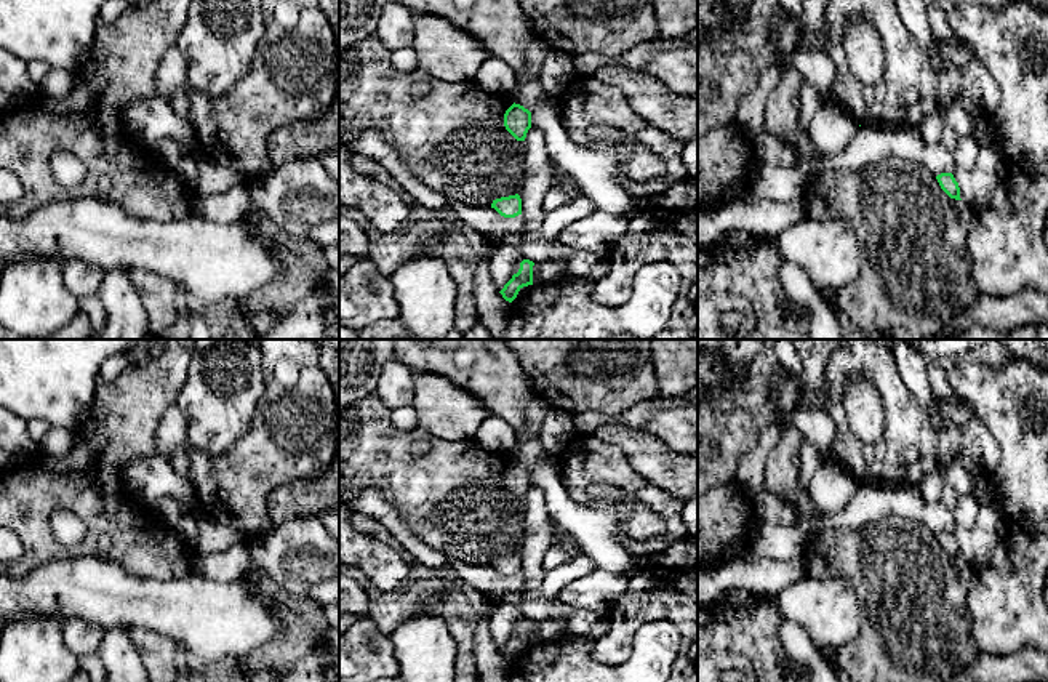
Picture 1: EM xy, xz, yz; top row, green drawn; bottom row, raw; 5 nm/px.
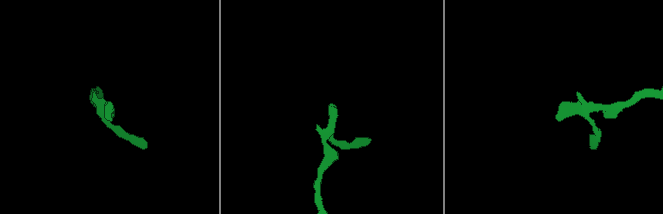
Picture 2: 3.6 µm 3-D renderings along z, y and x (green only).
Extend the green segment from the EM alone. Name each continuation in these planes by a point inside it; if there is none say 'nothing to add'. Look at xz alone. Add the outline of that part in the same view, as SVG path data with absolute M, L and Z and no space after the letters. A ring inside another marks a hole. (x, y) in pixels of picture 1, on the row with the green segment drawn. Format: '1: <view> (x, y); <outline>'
1: xz (528, 93); M525 78L517 85L514 102L531 112L544 98L538 78Z

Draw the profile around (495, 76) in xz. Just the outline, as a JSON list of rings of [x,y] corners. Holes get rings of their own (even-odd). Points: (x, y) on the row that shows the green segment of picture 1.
[[[491,56],[485,59],[474,80],[482,90],[514,101],[518,85],[515,70],[502,59]]]

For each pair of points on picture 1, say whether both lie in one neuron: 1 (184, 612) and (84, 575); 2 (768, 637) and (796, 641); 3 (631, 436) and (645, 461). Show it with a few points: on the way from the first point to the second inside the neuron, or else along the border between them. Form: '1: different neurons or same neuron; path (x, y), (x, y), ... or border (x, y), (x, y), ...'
1: same neuron; path (159, 605), (109, 597)
2: different neurons; border (778, 623), (778, 639), (786, 655)
3: same neuron; path (634, 442), (645, 455)

